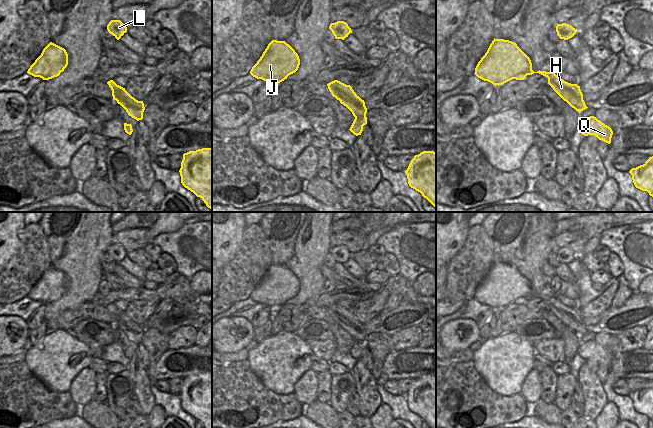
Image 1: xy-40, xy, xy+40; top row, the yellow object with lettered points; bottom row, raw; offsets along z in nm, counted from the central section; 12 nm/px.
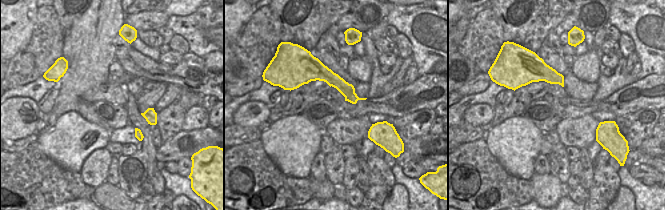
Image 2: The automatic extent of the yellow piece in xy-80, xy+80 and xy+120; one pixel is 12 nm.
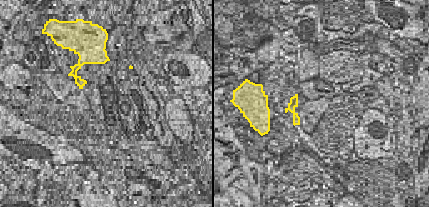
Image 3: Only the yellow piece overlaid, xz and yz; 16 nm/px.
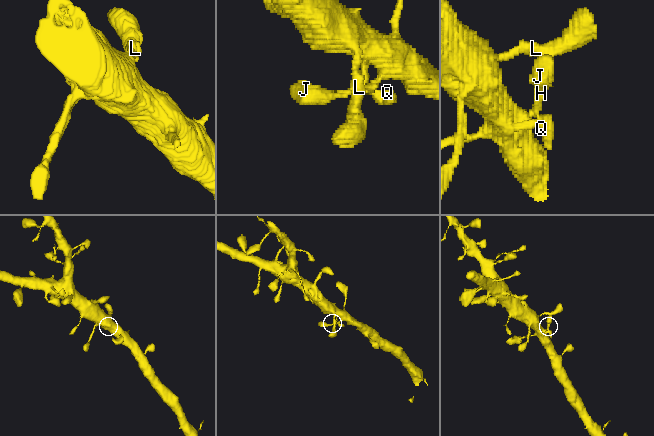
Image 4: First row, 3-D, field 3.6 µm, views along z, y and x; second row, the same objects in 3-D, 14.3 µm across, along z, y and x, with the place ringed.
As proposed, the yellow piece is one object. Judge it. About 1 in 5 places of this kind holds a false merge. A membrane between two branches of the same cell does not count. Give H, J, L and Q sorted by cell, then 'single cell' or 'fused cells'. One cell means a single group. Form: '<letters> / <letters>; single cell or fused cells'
H J L Q; single cell

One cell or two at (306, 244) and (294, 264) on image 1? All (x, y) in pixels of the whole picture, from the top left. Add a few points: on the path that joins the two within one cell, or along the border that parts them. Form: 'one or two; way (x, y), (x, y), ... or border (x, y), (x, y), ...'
one; way (306, 249), (306, 252), (299, 259)

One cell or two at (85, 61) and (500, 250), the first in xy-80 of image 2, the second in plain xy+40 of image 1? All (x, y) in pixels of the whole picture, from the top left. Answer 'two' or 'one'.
two

